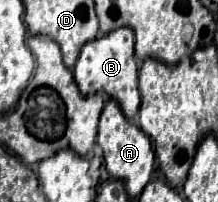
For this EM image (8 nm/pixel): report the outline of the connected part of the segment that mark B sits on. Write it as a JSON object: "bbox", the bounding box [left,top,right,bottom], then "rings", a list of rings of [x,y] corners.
{"bbox":[75,28,141,118],"rings":[[[119,28],[103,38],[97,38],[93,42],[87,42],[87,46],[83,46],[79,60],[75,64],[75,82],[79,86],[79,92],[83,96],[91,96],[91,94],[99,94],[105,92],[109,94],[109,98],[117,100],[125,118],[133,118],[139,110],[141,104],[141,96],[139,96],[139,68],[135,62],[135,34],[131,28]]]}

